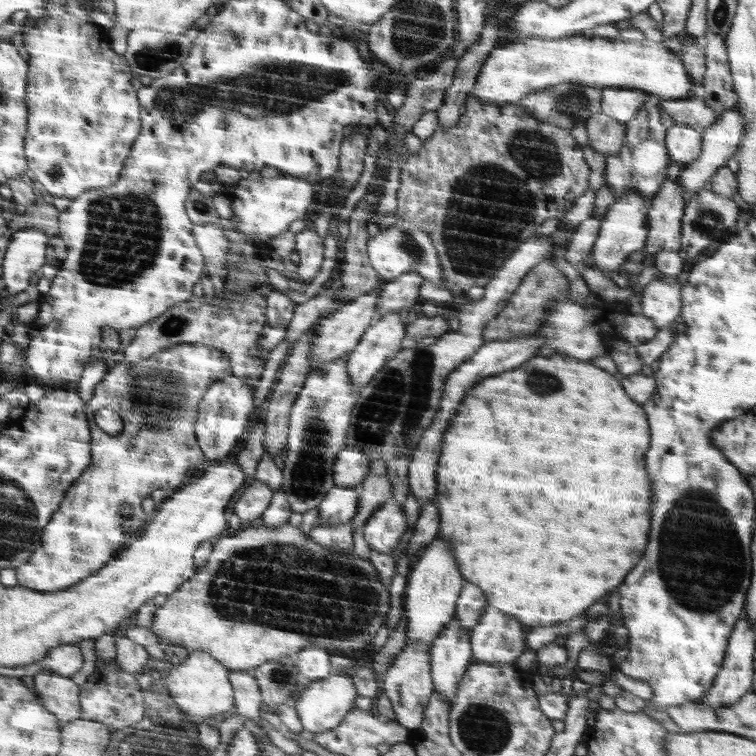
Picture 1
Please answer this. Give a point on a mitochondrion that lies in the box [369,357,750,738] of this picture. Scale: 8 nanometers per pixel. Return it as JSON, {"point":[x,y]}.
{"point":[700,567]}

